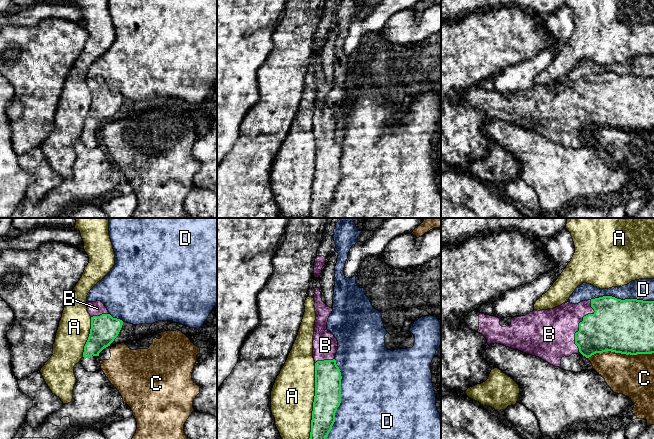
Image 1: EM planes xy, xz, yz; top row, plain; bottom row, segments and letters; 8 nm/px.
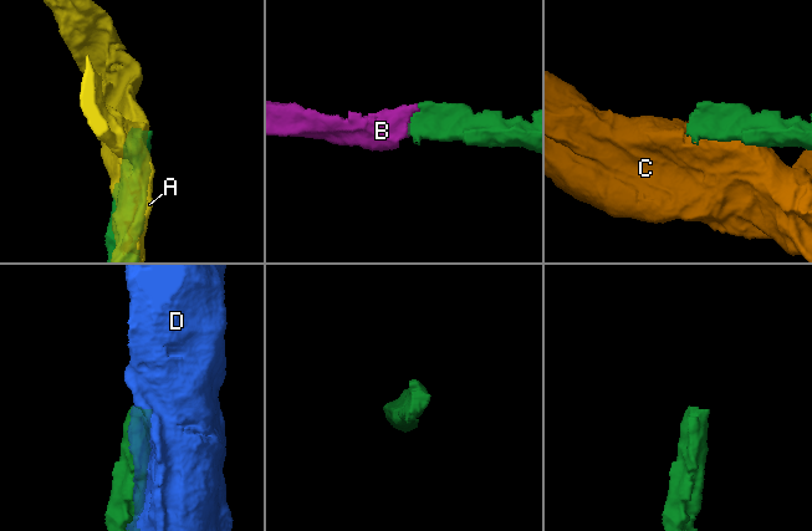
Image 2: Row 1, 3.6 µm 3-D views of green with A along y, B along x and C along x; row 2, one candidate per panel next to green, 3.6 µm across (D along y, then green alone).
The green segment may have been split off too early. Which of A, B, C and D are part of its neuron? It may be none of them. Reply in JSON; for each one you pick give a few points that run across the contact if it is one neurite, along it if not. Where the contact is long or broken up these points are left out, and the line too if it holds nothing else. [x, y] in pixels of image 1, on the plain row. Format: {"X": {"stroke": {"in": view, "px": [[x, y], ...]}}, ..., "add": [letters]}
{"add": ["B"]}

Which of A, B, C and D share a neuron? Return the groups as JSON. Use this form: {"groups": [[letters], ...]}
{"groups": [["A"], ["B"], ["C"], ["D"]]}

